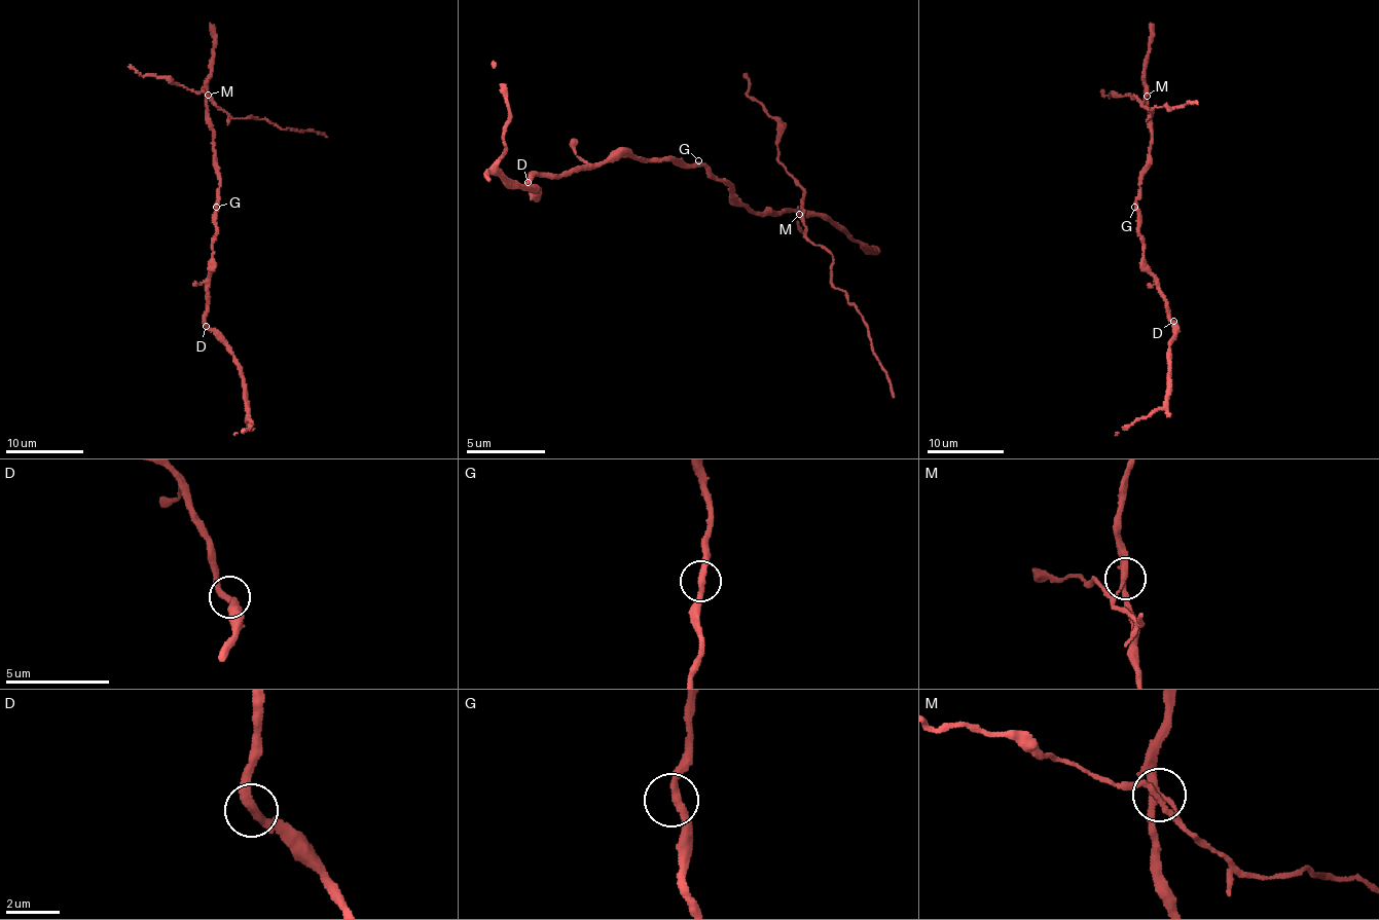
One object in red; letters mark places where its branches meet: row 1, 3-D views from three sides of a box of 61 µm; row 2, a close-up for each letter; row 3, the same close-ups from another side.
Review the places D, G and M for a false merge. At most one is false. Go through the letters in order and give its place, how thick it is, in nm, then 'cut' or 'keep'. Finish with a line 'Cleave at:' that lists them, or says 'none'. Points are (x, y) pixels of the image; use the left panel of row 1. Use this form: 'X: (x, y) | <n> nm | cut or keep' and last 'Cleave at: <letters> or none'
D: (206, 326) | 320 nm | keep
G: (216, 207) | 280 nm | keep
M: (208, 95) | 240 nm | cut
Cleave at: M

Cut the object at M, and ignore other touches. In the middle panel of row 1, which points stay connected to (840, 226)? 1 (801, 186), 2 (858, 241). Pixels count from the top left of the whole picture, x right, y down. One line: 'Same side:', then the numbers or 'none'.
Same side: 2

